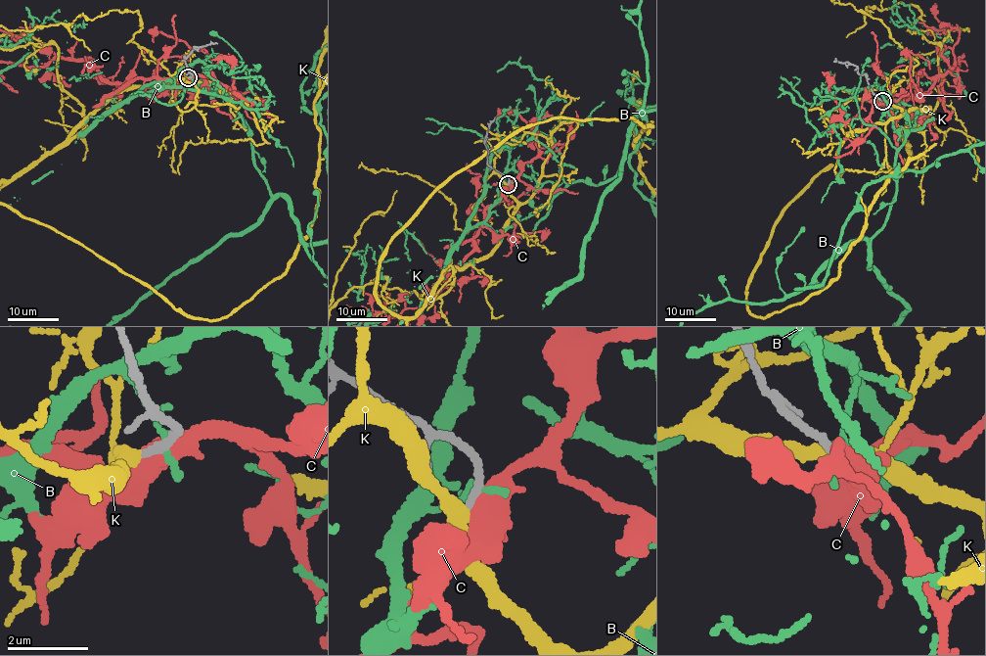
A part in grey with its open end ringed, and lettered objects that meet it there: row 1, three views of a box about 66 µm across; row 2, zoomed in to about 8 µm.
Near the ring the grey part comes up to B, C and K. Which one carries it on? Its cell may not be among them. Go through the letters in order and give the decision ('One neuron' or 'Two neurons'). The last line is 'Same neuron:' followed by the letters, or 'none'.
B: Two neurons
C: Two neurons
K: One neuron
Same neuron: K

